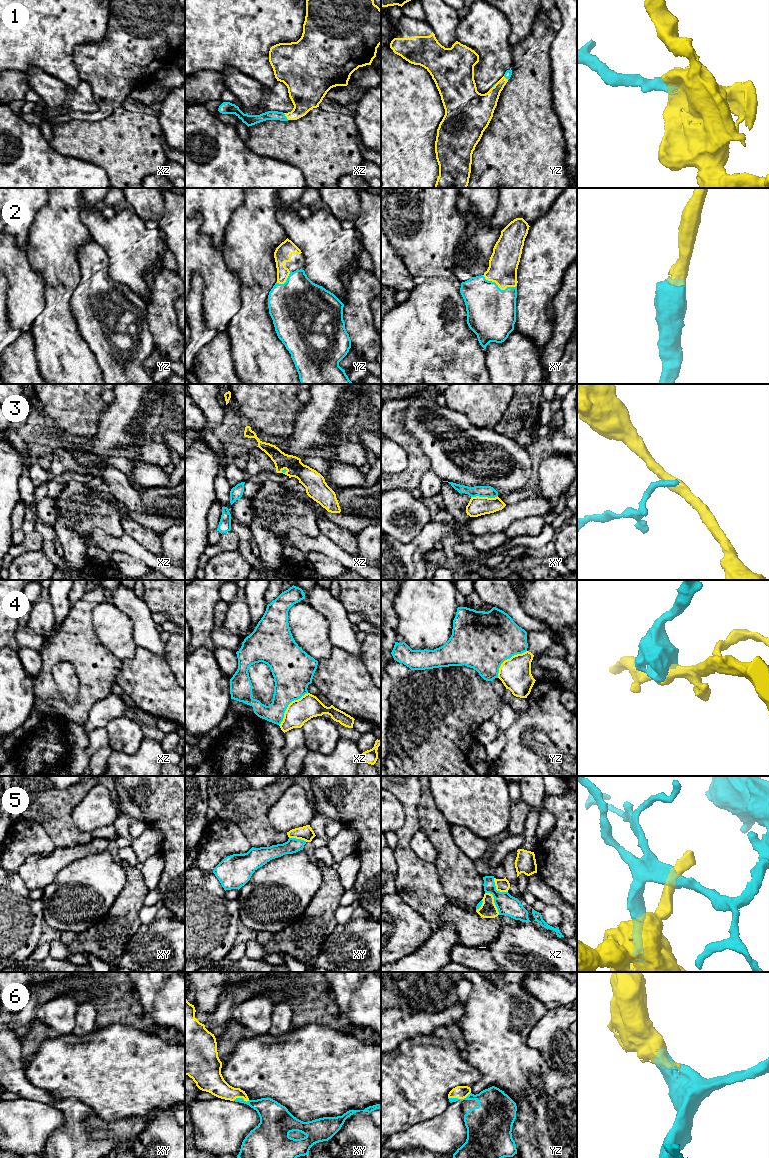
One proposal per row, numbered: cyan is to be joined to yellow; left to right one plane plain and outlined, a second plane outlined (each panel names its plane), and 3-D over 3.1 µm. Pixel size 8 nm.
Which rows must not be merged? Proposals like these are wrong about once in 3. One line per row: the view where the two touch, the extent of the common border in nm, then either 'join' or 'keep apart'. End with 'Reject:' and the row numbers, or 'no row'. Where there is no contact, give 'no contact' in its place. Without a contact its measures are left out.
1: xz | 70 nm | join
2: xy | 300 nm | join
3: xy | 220 nm | keep apart
4: xz | 360 nm | keep apart
5: xz | 220 nm | keep apart
6: yz | 190 nm | join
Reject: 3, 4, 5

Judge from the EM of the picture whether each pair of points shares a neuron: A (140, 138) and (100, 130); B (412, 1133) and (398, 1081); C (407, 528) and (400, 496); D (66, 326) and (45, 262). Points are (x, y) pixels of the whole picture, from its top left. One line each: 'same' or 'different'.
A: same
B: different
C: same
D: same

